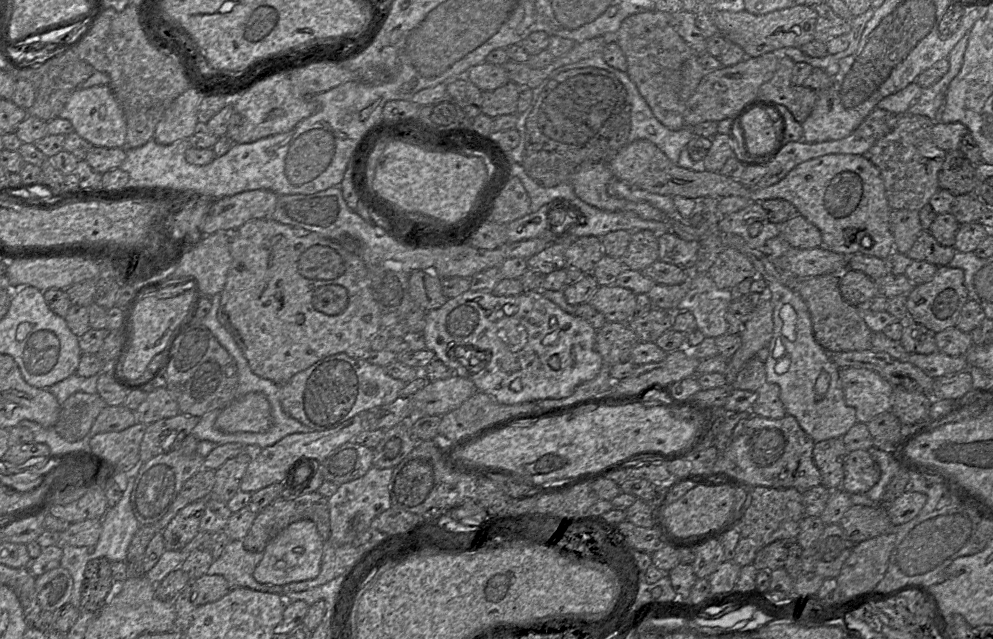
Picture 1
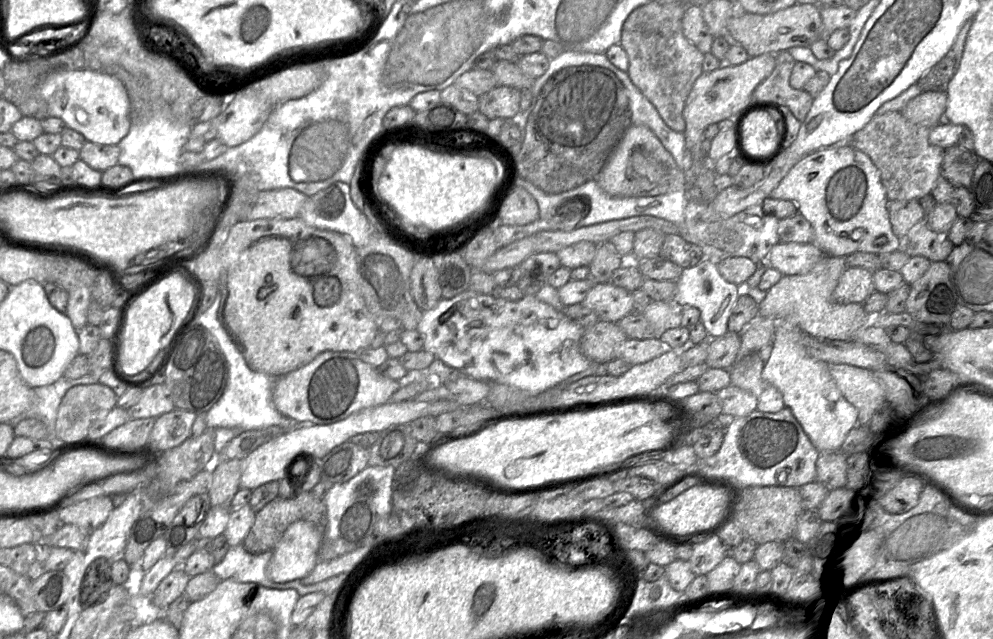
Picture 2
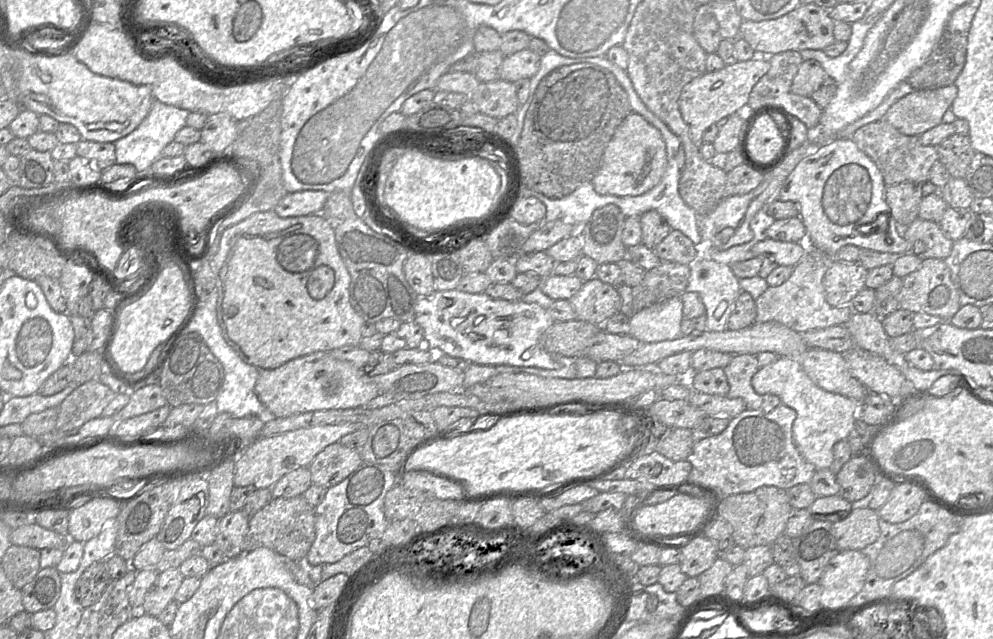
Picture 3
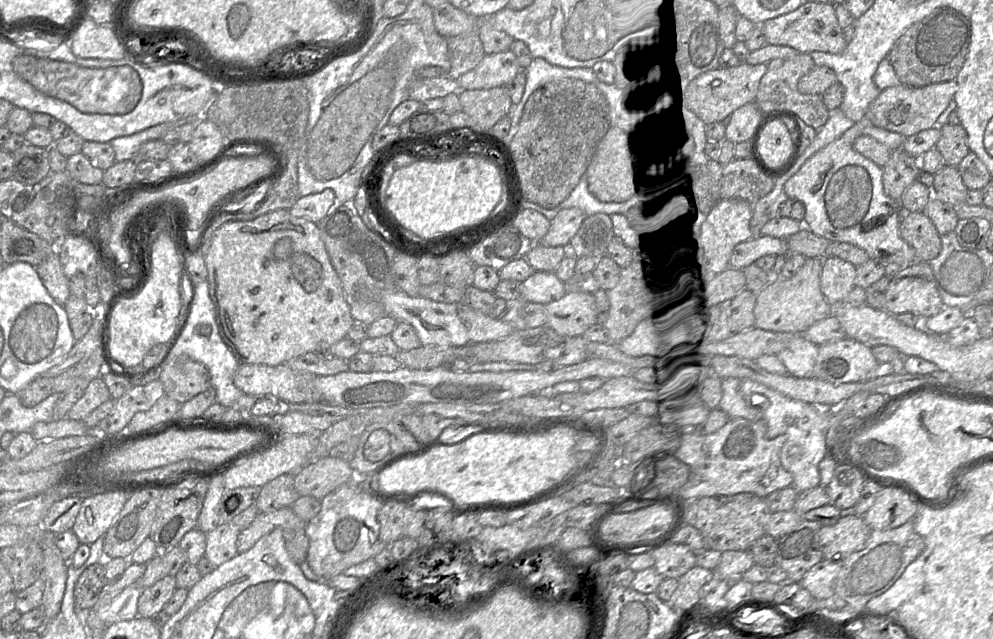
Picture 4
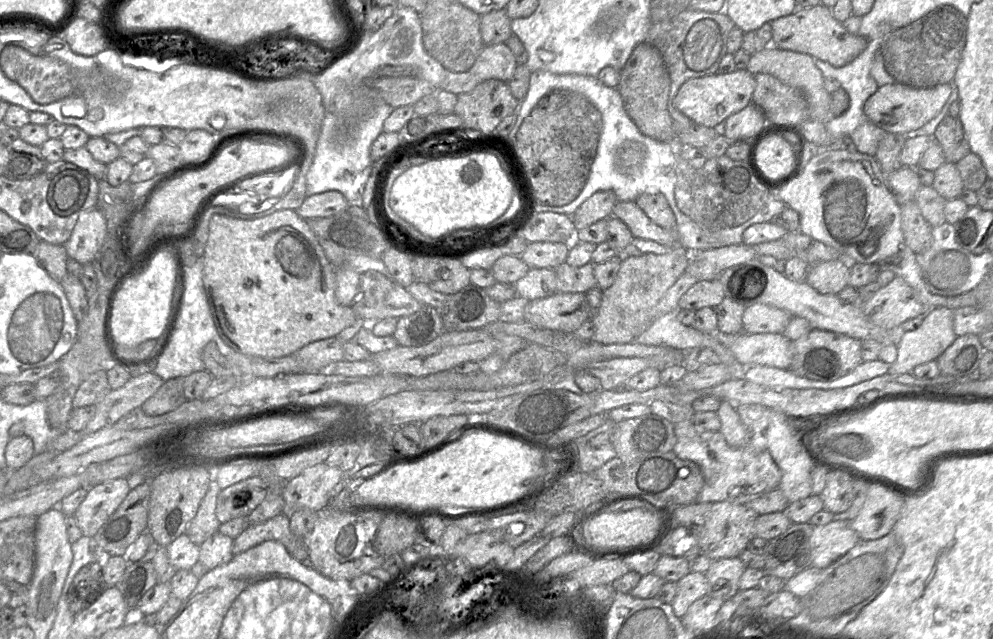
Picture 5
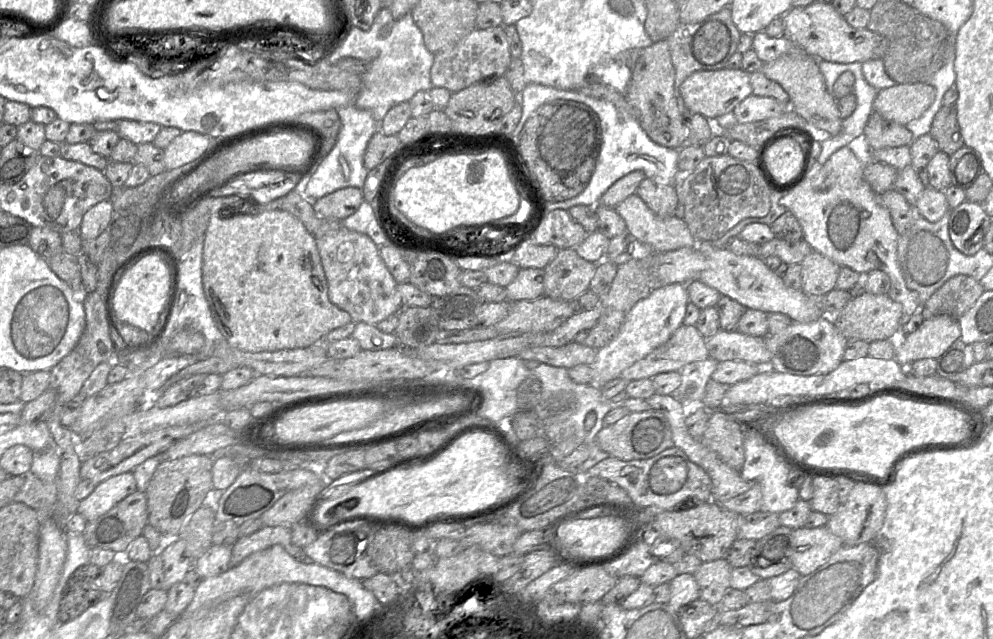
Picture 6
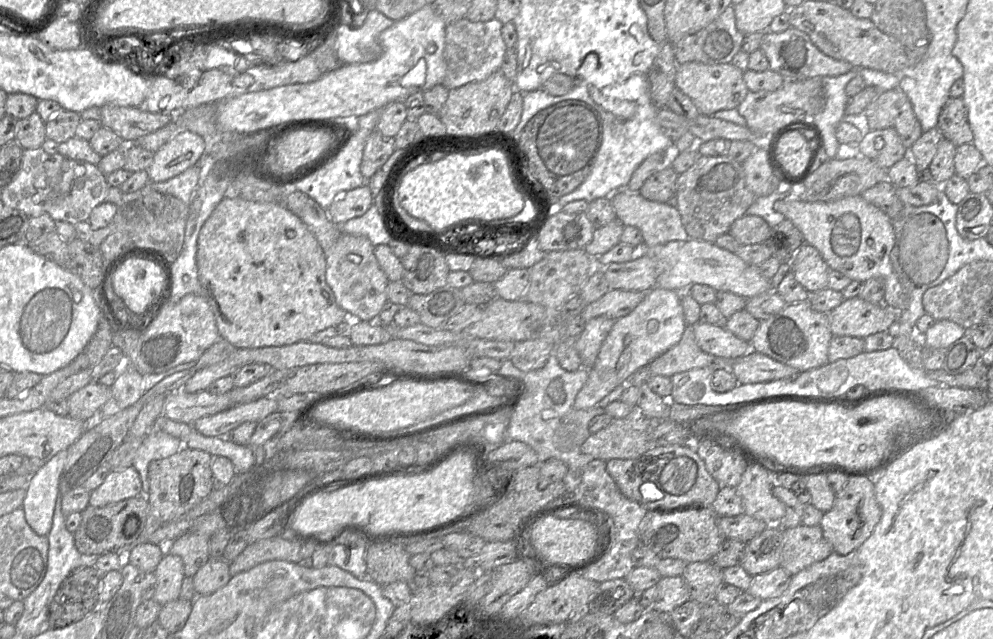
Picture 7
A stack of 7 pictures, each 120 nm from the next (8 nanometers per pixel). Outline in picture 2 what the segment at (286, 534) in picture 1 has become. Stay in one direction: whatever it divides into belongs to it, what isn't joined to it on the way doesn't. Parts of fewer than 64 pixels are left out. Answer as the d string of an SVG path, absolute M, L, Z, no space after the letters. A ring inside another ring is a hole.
M305 520L290 524L266 566L266 576L274 582L285 583L309 575L318 562L322 534L316 526Z

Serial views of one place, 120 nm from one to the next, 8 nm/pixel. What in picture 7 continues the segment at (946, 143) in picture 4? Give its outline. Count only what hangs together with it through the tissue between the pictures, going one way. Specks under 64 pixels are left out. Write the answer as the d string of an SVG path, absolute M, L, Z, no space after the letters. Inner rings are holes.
M950 98L947 101L938 117L937 129L942 138L951 141L955 146L972 143L973 133L962 98Z

